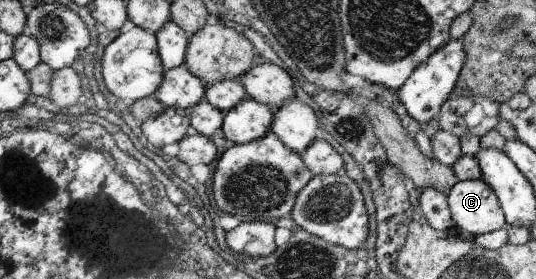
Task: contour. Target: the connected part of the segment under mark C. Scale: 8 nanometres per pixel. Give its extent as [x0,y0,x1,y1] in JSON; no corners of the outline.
[446,180,507,236]

